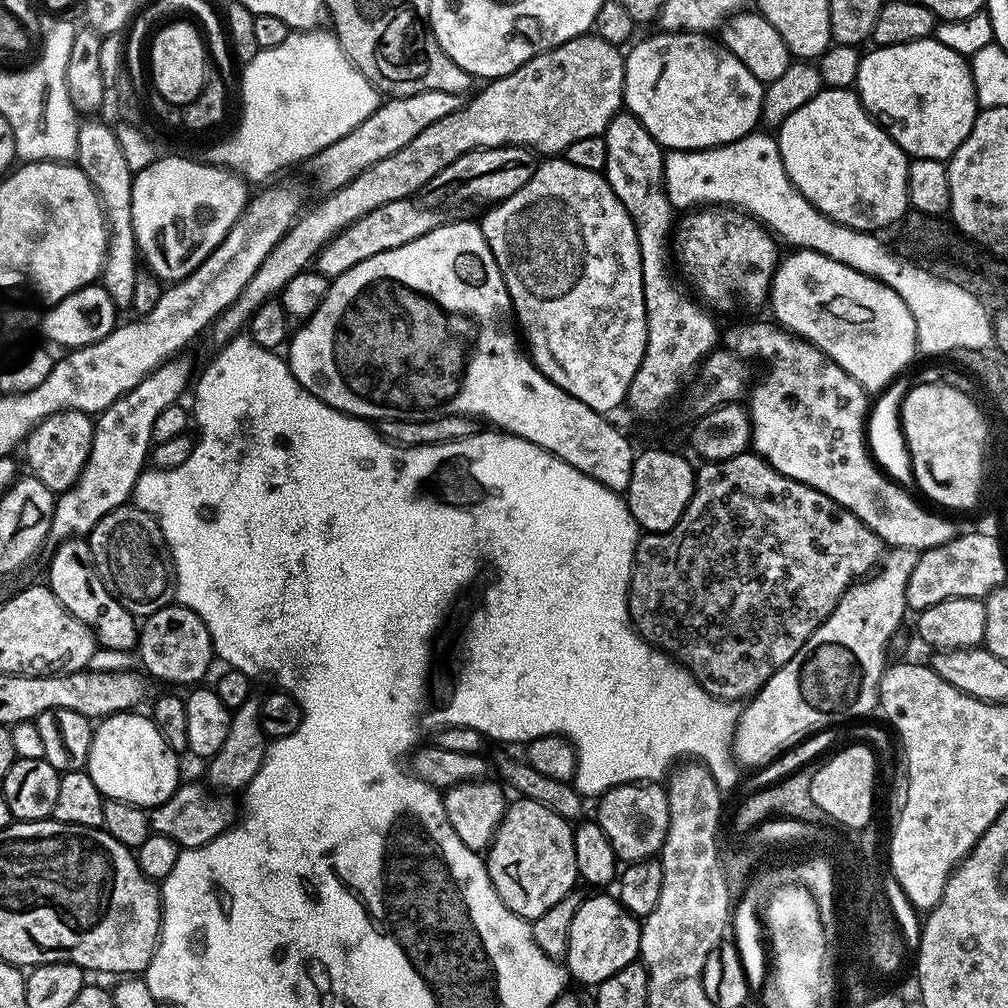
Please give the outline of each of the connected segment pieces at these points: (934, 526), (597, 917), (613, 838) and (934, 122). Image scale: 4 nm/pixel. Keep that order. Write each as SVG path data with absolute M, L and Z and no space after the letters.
M764 320L734 329L727 347L747 361L766 360L772 364L768 378L758 388L753 387L746 400L752 417L751 447L756 455L786 478L814 486L814 490L834 498L892 548L912 548L922 553L957 535L958 528L946 517L927 512L878 467L866 443L869 393L825 352L781 325Z
M615 895L592 896L589 900L581 899L578 910L574 914L574 922L570 922L568 931L570 942L568 943L566 967L569 977L573 981L581 980L584 984L595 986L606 978L610 978L610 974L618 974L622 966L633 963L640 955L640 925L641 921L629 914Z
M637 782L634 784L619 784L599 797L594 813L596 823L606 830L606 838L610 838L610 846L614 846L617 861L631 862L634 860L651 860L659 853L664 839L668 833L670 822L670 806L668 805L668 793L659 783Z
M935 38L915 40L909 44L876 46L872 50L861 55L854 85L854 91L868 115L878 121L889 138L909 157L934 158L945 162L951 160L958 146L962 146L970 134L978 111L969 61Z

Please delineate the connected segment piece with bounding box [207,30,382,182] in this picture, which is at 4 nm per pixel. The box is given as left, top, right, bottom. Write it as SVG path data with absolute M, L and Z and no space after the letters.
M313 30L310 32L289 31L282 46L262 48L257 56L243 65L240 96L244 99L244 113L240 125L229 140L216 144L209 150L207 159L221 168L228 168L245 181L253 182L259 176L280 172L291 164L307 162L326 146L338 142L354 126L362 126L370 114L382 103L381 93L348 61L348 55L340 49L340 40L335 31Z

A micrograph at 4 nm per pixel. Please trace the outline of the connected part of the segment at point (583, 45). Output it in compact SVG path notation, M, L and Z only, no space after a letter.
M585 34L539 52L510 74L489 79L485 83L488 85L473 100L465 99L457 112L446 114L446 118L438 118L438 122L426 126L426 130L422 130L418 138L406 142L402 150L390 154L390 158L382 158L382 162L374 162L374 166L370 166L370 170L362 170L362 174L358 174L354 182L342 186L336 192L327 193L309 212L307 209L293 224L292 229L278 241L274 250L266 254L266 262L262 262L262 266L254 270L254 278L246 282L242 294L238 294L236 301L217 320L212 321L210 333L212 332L213 342L216 346L229 344L251 320L254 310L258 310L260 304L279 297L286 282L290 282L294 274L305 271L315 261L318 253L344 228L358 222L362 214L370 214L370 210L378 210L378 206L386 206L386 202L413 199L423 190L426 182L434 178L434 174L442 174L442 170L446 170L450 162L462 158L462 154L473 152L476 148L518 146L530 148L541 157L552 158L564 153L573 142L578 142L581 138L603 136L606 126L621 111L624 103L624 60L625 53L617 45L606 42L601 36Z

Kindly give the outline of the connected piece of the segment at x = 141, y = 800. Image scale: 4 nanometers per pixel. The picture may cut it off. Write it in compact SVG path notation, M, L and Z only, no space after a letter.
M129 710L127 712L115 712L112 716L105 716L95 725L92 733L92 741L90 742L90 754L88 755L88 763L86 770L90 774L90 778L94 782L94 786L98 786L98 790L104 797L109 800L125 800L128 804L137 804L140 808L145 810L151 810L156 808L159 804L165 804L173 794L176 793L176 789L180 787L182 783L182 777L180 777L180 760L181 757L178 753L166 742L166 738L162 738L162 734L158 734L158 726L154 726L154 722L147 715L139 716L139 711Z

